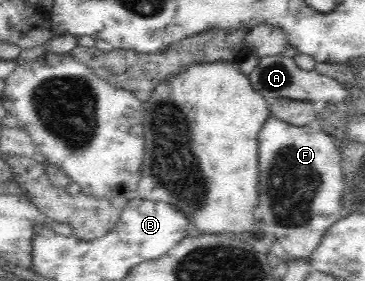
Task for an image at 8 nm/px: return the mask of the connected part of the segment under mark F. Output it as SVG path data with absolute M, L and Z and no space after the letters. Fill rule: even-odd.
M269 115L258 135L259 190L255 214L264 222L265 232L275 235L276 248L281 254L307 259L317 248L325 232L340 218L343 194L342 155L333 136L325 131L313 132L308 125L296 128Z

